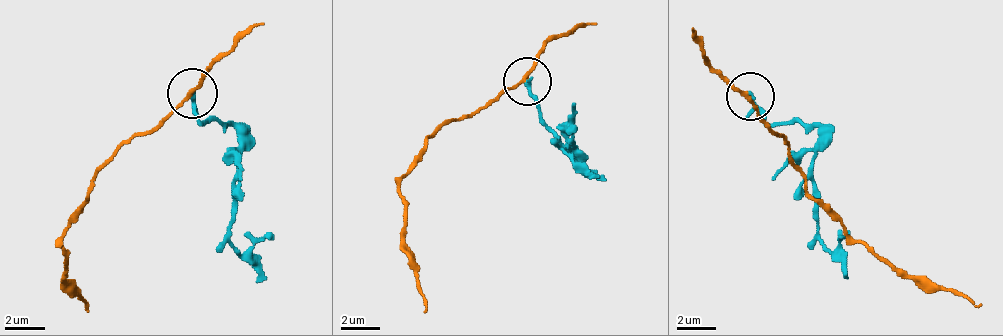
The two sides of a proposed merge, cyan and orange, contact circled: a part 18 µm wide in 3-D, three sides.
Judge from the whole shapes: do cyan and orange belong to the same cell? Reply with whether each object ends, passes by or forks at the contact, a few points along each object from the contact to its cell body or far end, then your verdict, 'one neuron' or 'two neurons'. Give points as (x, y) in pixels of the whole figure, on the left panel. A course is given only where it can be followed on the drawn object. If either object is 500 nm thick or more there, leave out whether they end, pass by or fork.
cyan ends; orange passes by; course cyan (191, 94), (205, 124), (235, 129), (240, 174), (230, 243), (250, 253), (275, 233); course orange (191, 94), (111, 159), (61, 238), (66, 278), (86, 308); two neurons

